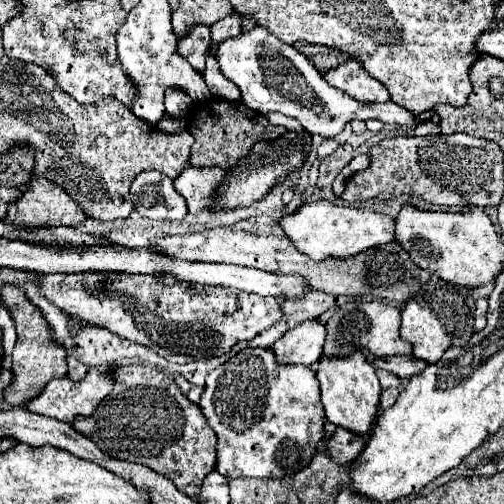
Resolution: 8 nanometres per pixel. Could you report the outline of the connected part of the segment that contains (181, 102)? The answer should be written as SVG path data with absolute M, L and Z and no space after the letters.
M173 88L165 90L165 110L171 116L187 112L189 106L191 106L191 98L183 90L173 90Z

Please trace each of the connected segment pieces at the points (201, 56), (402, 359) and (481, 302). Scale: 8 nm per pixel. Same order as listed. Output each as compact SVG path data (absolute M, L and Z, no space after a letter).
M195 26L189 38L181 38L181 42L177 42L177 54L183 56L197 72L201 72L205 68L205 50L209 44L211 44L209 28Z
M389 356L389 358L371 358L369 360L373 368L383 368L393 374L397 374L403 380L413 378L415 374L421 374L425 370L425 362L413 358L413 356Z
M479 298L475 304L475 326L473 326L475 332L485 328L485 314L487 314L487 298Z

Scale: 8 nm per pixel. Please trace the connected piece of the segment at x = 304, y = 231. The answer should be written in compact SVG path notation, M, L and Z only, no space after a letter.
M321 200L315 204L303 204L295 214L279 220L281 228L289 236L289 240L313 260L321 262L325 258L341 258L347 260L365 250L389 244L395 240L395 220L385 214L375 214L363 208L347 208L335 206L329 200Z

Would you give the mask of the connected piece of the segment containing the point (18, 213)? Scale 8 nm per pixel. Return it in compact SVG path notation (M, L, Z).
M39 178L31 180L29 188L23 190L21 202L9 208L7 222L25 230L41 226L77 226L85 222L85 214L59 186Z

